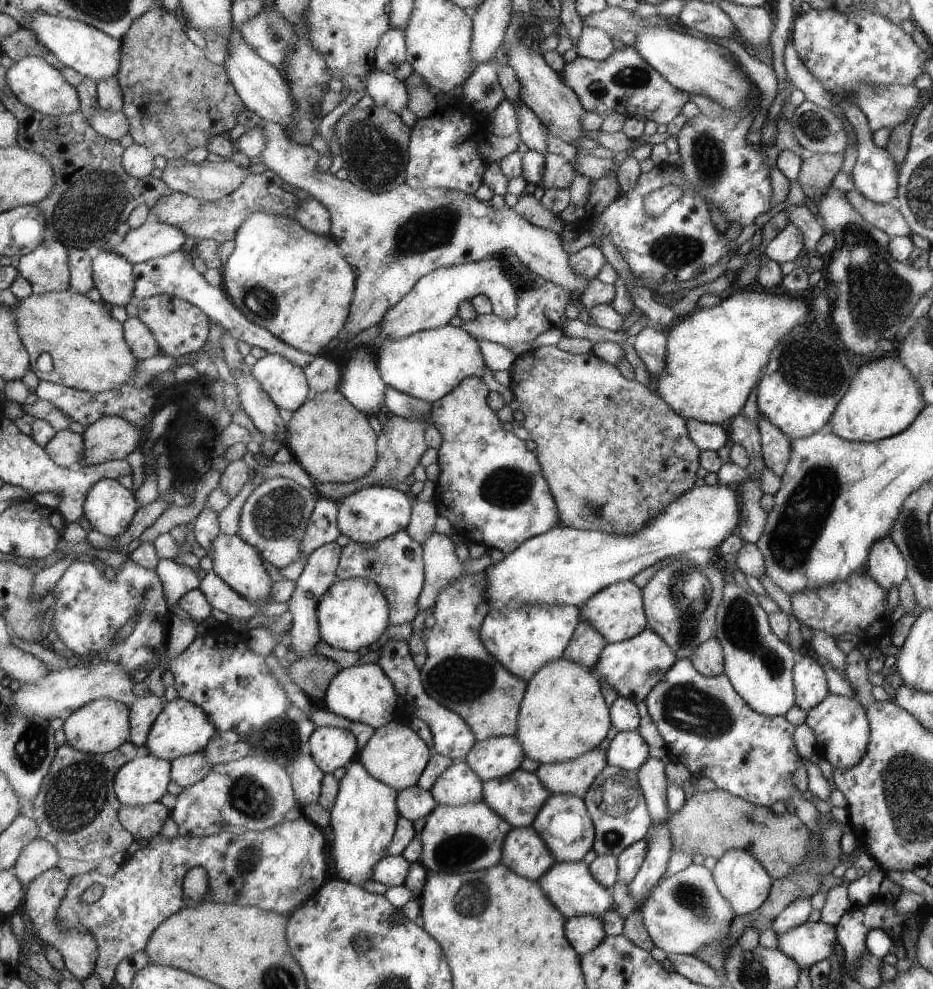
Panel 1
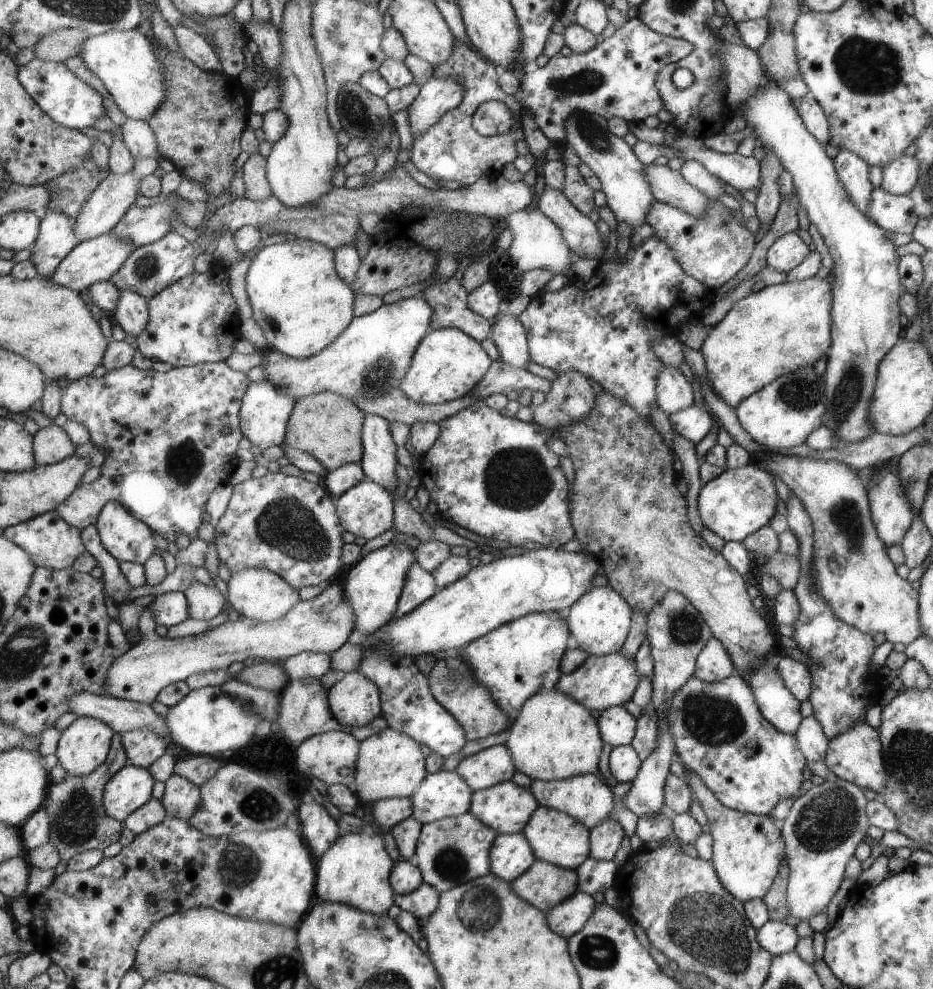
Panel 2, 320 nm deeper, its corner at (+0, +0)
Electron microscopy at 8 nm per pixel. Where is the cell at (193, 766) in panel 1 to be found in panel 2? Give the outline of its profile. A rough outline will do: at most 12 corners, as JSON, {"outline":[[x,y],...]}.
{"outline":[[171,774],[162,798],[169,817],[188,821],[200,810],[202,790]]}

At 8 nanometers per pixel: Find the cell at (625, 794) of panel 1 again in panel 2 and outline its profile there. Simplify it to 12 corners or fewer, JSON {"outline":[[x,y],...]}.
{"outline":[[614,817],[589,832],[588,858],[611,861],[623,834]]}

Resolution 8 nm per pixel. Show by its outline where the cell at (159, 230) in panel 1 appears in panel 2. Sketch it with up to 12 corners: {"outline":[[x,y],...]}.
{"outline":[[110,232],[83,240],[53,282],[82,293],[110,281],[135,243]]}

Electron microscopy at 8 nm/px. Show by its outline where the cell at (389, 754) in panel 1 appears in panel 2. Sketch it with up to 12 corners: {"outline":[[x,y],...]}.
{"outline":[[387,727],[360,743],[349,788],[362,805],[412,797],[425,752]]}

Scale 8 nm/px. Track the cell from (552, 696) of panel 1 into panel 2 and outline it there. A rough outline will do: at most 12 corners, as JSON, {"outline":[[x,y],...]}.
{"outline":[[553,688],[523,704],[504,745],[531,780],[599,776],[603,741]]}

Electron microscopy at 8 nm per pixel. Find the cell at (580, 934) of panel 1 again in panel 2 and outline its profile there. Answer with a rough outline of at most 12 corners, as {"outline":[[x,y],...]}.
{"outline":[[575,891],[544,912],[559,936],[575,935],[591,918],[591,895]]}

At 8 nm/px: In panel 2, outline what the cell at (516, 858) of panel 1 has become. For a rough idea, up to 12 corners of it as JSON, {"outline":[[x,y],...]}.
{"outline":[[523,833],[496,834],[490,872],[507,882],[535,862]]}

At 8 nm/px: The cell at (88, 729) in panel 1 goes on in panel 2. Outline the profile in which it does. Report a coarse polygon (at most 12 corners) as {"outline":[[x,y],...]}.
{"outline":[[79,717],[55,754],[67,775],[89,776],[108,759],[115,735]]}

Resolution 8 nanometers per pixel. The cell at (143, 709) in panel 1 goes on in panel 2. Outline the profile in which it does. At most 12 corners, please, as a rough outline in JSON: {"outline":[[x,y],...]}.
{"outline":[[151,729],[122,738],[129,764],[151,768],[169,753],[168,742]]}

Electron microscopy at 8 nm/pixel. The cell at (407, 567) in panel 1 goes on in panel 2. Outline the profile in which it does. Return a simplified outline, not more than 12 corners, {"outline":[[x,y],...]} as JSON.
{"outline":[[418,562],[408,572],[395,619],[439,592],[436,576]]}

